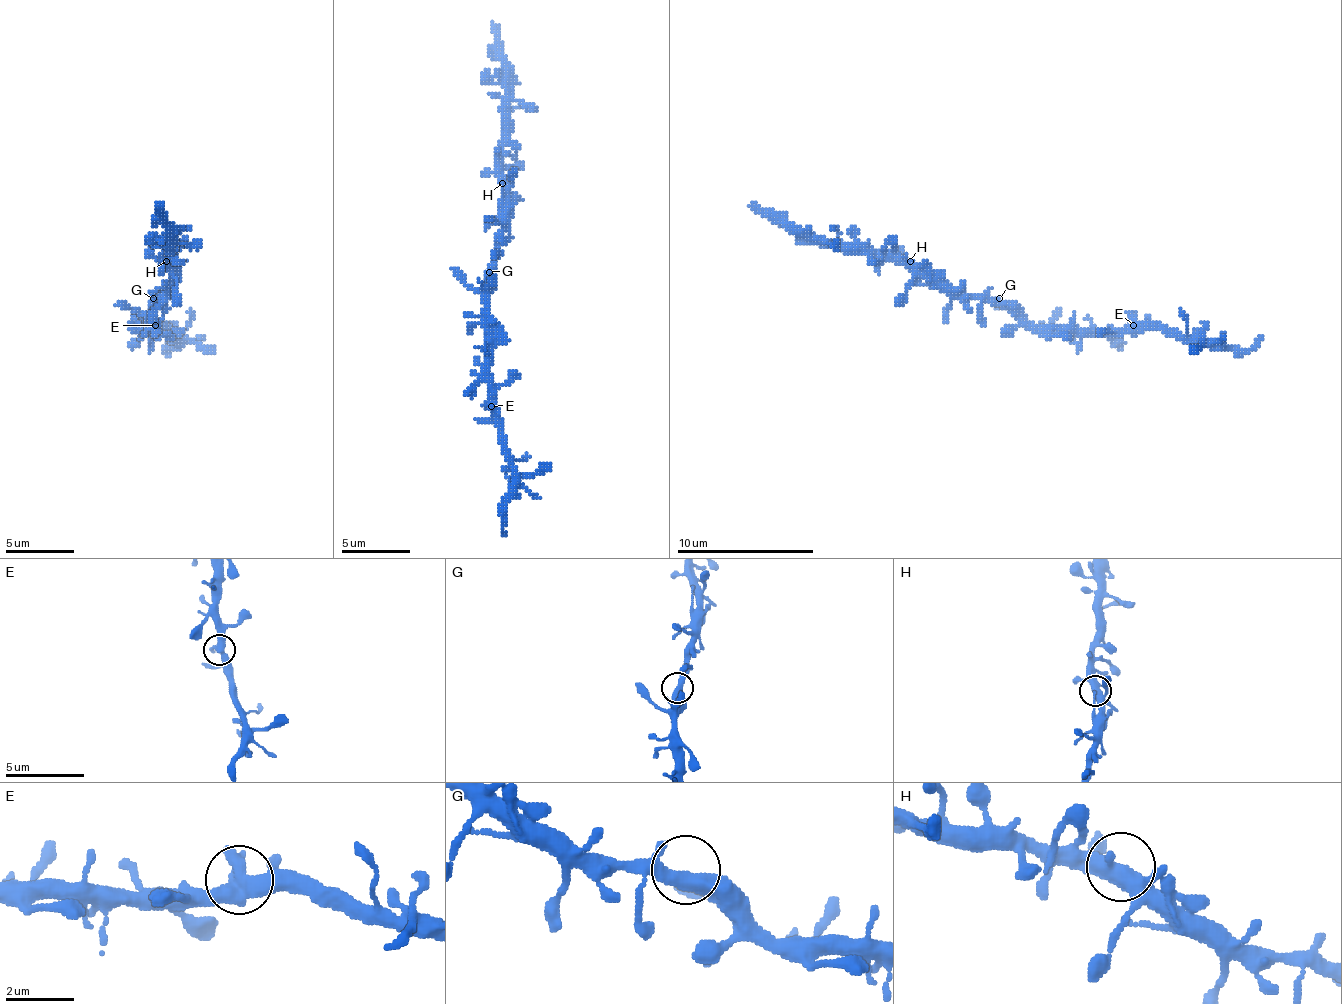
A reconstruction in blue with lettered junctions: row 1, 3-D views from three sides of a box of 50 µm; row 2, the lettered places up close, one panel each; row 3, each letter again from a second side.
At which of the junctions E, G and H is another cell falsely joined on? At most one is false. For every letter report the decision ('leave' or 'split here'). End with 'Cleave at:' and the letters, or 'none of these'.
E: leave
G: leave
H: leave
Cleave at: none of these

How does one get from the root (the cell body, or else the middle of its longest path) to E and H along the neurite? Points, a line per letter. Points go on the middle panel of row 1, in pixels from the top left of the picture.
E: (492, 272), (492, 289), (489, 292), (489, 388), (492, 392), (492, 405)
H: (492, 272), (492, 265), (499, 255), (502, 203), (506, 200), (506, 186), (502, 183)

